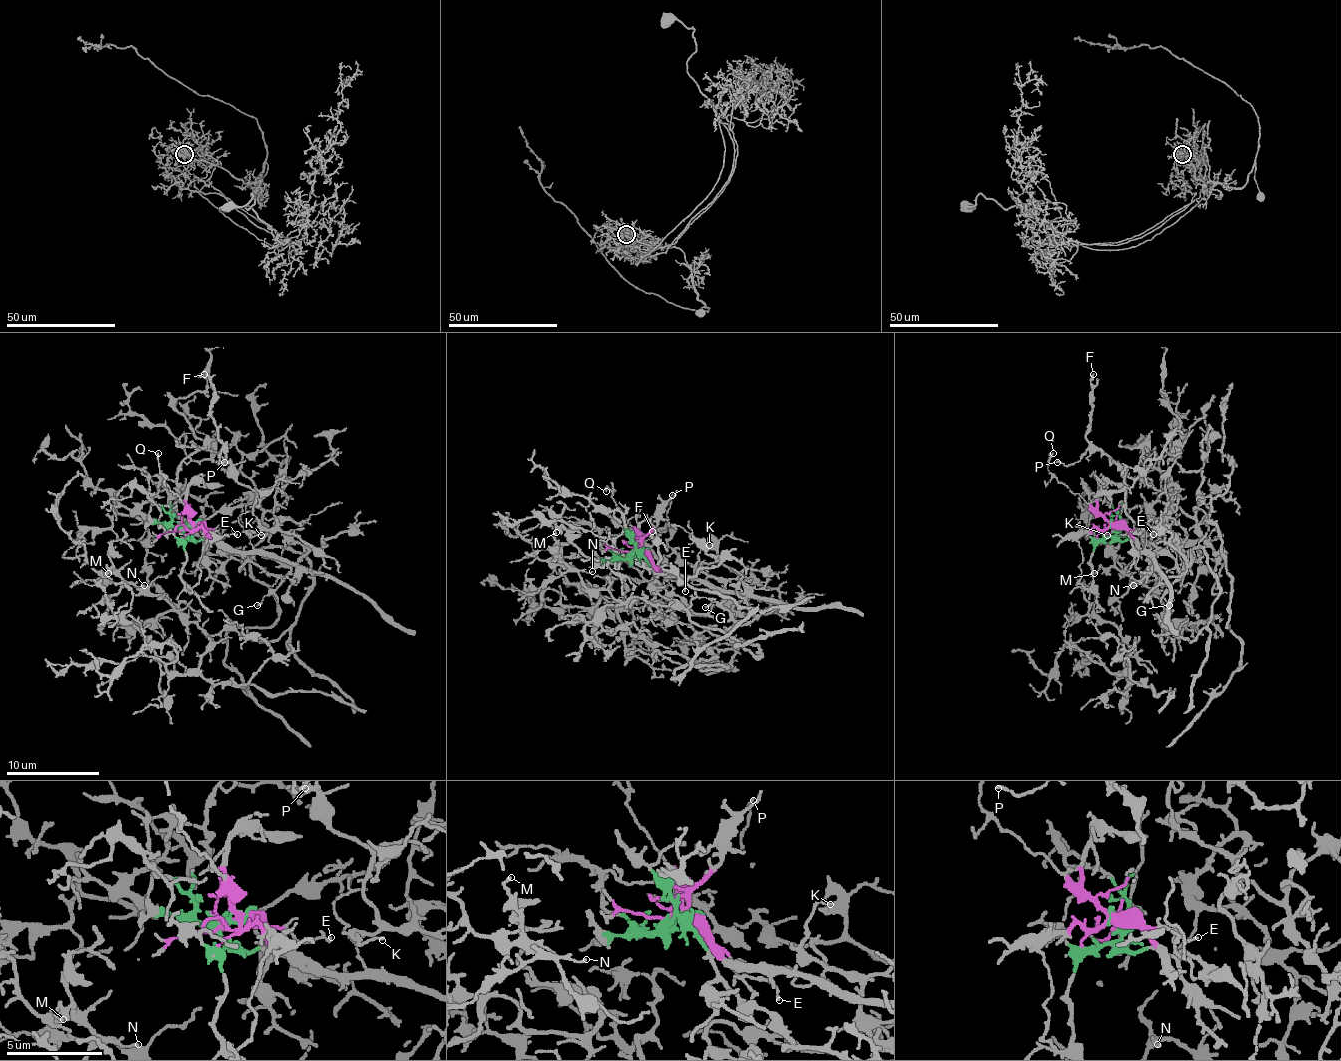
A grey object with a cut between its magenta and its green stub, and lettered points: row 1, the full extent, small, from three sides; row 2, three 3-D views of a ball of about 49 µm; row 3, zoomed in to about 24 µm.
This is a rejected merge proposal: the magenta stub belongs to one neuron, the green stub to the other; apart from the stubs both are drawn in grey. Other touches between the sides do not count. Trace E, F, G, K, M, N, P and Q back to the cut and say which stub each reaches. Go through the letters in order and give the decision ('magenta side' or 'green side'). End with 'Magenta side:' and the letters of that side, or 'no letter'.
E: magenta side
F: green side
G: green side
K: green side
M: green side
N: green side
P: green side
Q: magenta side
Magenta side: E, Q

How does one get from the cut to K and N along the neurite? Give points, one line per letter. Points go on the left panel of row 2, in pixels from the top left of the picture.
K: (185, 526), (188, 538), (274, 575), (285, 575), (306, 550), (276, 519), (248, 533), (262, 536)
N: (185, 526), (274, 575), (264, 547), (299, 552), (297, 619), (276, 640), (206, 635), (144, 584)

